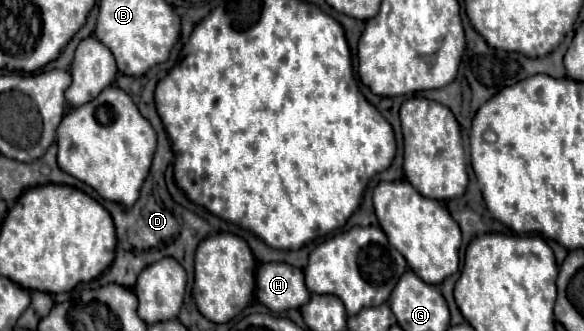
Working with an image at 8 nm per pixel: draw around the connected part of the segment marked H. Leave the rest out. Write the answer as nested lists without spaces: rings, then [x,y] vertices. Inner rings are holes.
[[[262,263],[256,275],[256,297],[274,313],[284,313],[288,309],[300,309],[308,303],[310,291],[306,291],[304,275],[300,269],[286,263]]]

